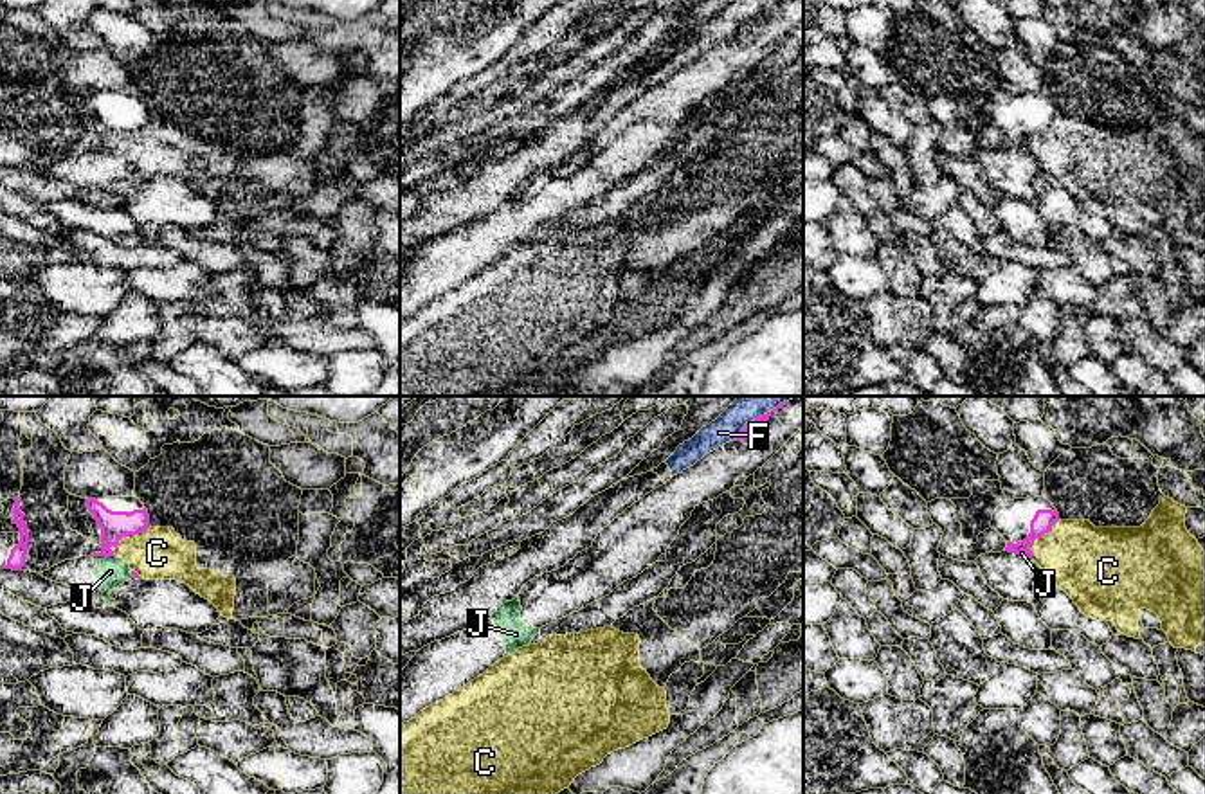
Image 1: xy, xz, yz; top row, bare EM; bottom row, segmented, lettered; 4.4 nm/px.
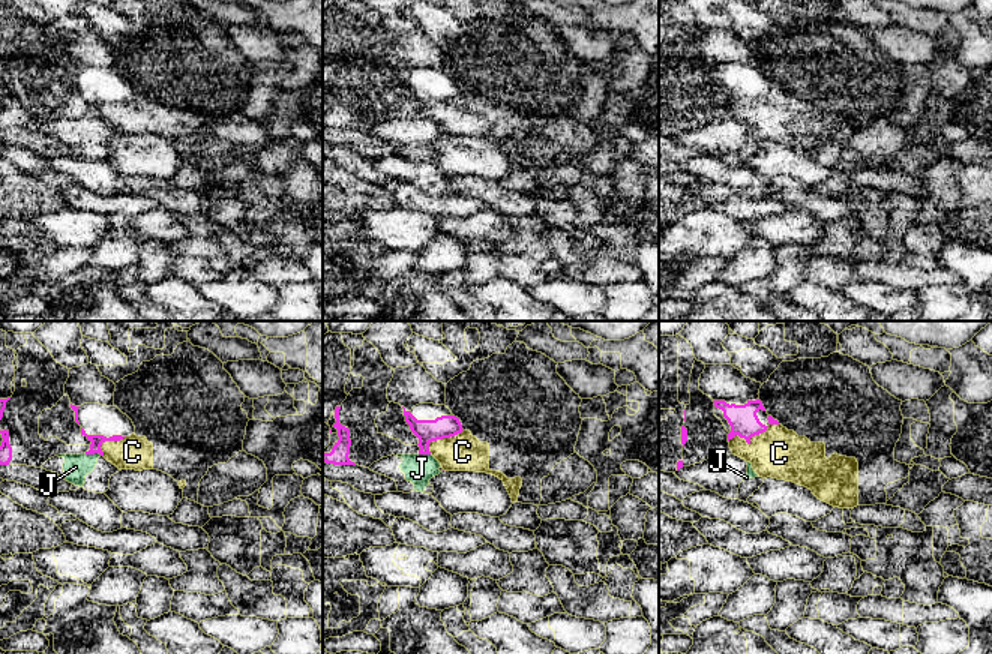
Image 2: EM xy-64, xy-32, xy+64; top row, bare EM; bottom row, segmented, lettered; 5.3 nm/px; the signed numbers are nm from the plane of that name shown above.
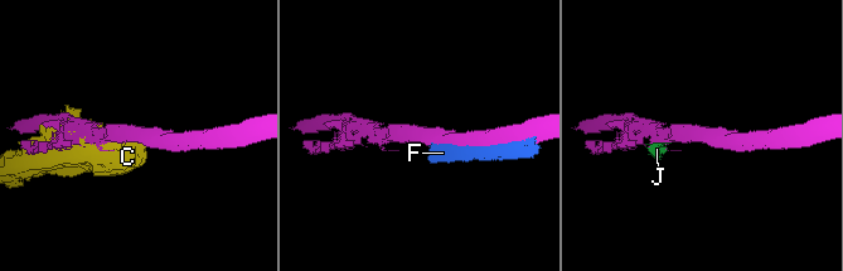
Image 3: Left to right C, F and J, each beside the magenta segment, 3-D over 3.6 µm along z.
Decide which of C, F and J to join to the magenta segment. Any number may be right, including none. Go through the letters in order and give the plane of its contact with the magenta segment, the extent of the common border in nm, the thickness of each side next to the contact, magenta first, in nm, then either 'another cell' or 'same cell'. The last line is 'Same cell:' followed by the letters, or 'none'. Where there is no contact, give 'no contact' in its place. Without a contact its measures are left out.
C: xy | 220 nm | 130/240 nm | another cell
F: xz | 300 nm | 70/170 nm | another cell
J: xy | 100 nm | 130/140 nm | another cell
Same cell: none

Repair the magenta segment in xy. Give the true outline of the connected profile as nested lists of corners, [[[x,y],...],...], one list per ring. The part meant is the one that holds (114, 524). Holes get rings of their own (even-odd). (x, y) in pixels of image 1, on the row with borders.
[[[106,497],[106,502],[86,499],[86,508],[101,528],[101,553],[90,556],[115,556],[122,537],[142,533],[149,528],[149,515],[137,497]]]

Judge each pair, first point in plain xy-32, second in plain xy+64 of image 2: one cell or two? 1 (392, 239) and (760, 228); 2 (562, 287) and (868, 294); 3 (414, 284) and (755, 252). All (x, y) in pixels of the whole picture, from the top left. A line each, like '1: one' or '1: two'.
1: two
2: one
3: two

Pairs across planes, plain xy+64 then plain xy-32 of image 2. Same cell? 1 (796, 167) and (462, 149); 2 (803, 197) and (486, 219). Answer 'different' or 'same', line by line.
1: same
2: different

